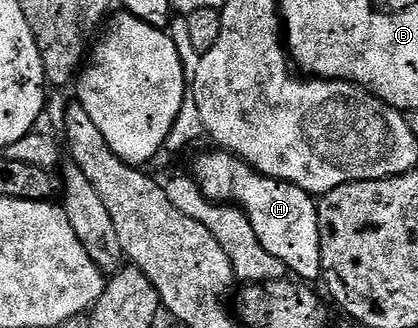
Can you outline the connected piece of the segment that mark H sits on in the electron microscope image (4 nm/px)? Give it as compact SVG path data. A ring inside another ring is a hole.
M223 150L204 152L192 164L190 175L202 194L213 204L231 204L246 214L258 242L272 255L273 261L285 264L293 277L304 282L321 279L322 250L318 230L317 201L311 192L284 180L275 180L254 171L239 156Z

